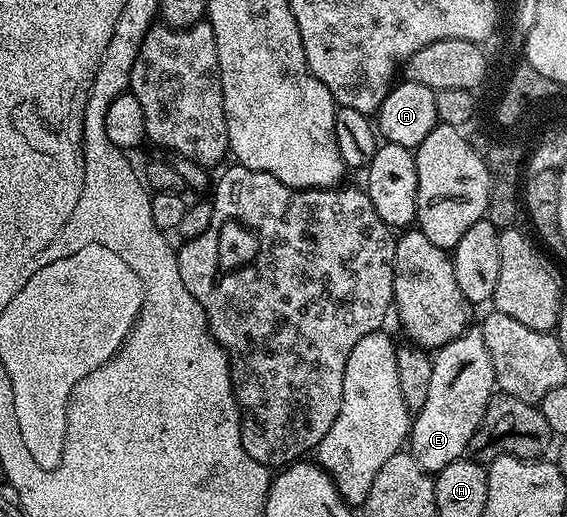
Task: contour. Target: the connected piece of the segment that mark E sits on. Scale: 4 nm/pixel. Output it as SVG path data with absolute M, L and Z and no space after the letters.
M477 326L470 327L459 338L436 349L432 362L427 402L423 402L421 409L412 417L407 448L425 472L436 474L443 470L443 466L451 466L451 462L462 459L470 451L473 436L487 410L487 402L493 397L497 379L491 366L491 354L487 354L487 342L483 342L483 334Z

